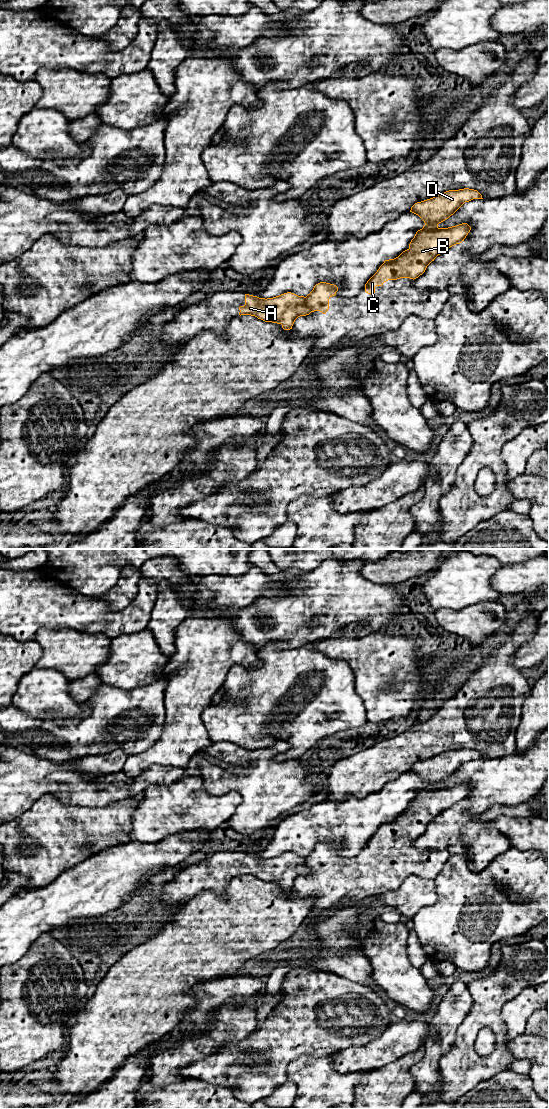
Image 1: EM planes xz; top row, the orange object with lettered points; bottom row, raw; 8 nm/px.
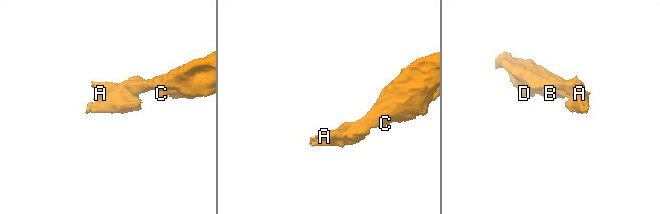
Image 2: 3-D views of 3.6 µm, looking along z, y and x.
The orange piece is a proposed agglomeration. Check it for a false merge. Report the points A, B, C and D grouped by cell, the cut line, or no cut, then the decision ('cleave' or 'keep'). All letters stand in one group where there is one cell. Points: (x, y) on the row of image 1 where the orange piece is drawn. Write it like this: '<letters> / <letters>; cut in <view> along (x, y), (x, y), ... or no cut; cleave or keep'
A / B C D; cut in xz along (304, 297), (304, 302), (311, 311); cleave

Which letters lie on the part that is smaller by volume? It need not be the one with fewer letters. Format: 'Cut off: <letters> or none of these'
Cut off: A

